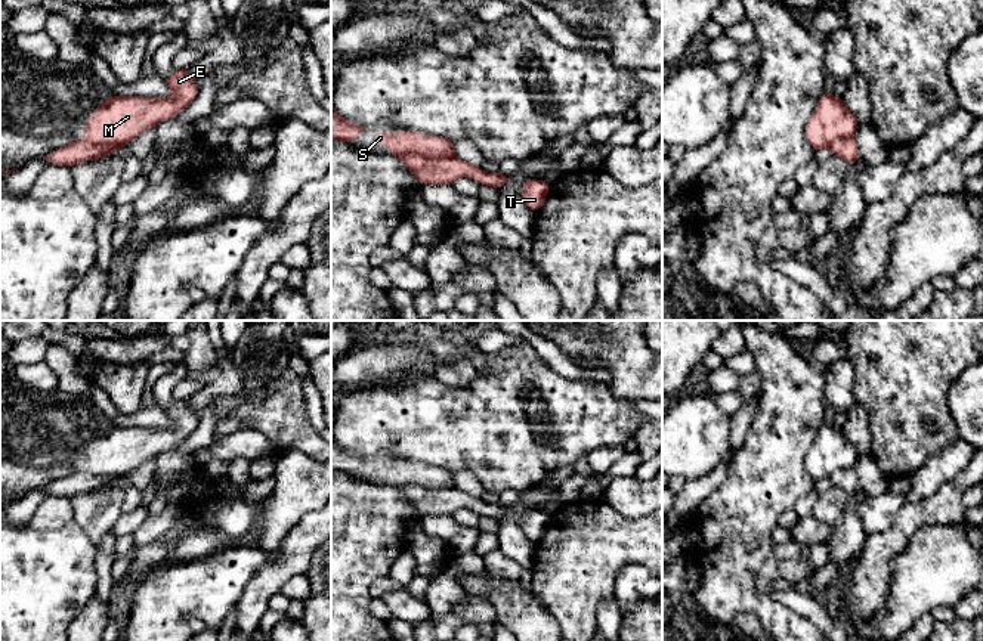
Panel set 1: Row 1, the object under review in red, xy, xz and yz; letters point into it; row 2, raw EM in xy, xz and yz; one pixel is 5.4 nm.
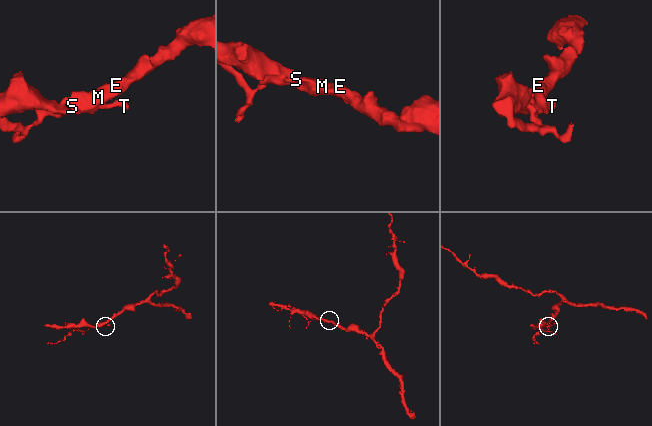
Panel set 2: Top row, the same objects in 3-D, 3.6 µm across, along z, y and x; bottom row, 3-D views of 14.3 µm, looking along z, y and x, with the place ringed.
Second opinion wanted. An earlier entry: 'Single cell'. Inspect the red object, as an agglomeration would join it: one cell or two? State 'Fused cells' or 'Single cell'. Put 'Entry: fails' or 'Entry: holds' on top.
Entry: holds
Single cell

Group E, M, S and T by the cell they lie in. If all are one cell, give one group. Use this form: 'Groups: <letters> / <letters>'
Groups: E M S T

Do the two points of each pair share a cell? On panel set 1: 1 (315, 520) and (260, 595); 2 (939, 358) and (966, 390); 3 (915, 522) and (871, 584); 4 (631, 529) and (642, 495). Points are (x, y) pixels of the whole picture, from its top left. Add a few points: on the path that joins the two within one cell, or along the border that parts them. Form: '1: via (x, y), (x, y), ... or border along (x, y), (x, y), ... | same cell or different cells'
1: via (303, 539), (294, 557), (275, 576) | same cell
2: border along (967, 367), (946, 395), (946, 405), (951, 414) | different cells
3: via (899, 535), (875, 559), (874, 567) | same cell
4: border along (603, 502), (624, 516), (646, 516) | different cells

